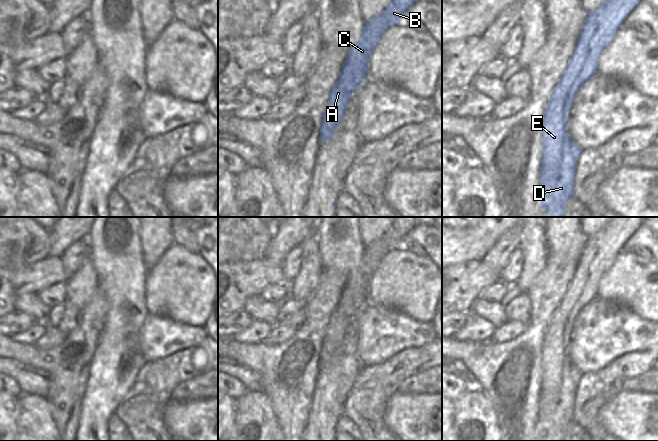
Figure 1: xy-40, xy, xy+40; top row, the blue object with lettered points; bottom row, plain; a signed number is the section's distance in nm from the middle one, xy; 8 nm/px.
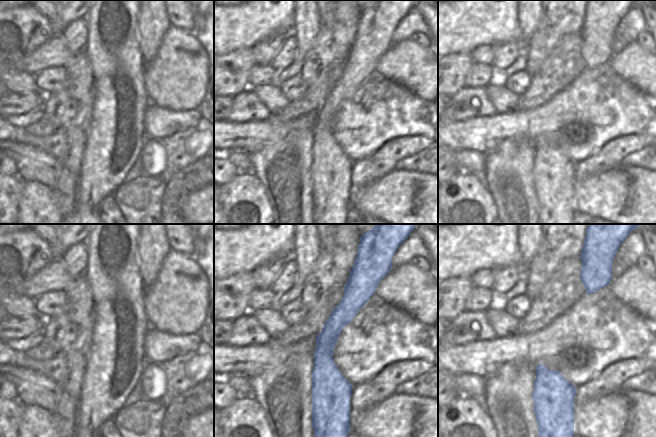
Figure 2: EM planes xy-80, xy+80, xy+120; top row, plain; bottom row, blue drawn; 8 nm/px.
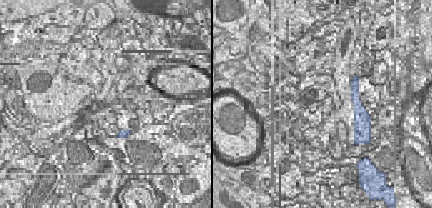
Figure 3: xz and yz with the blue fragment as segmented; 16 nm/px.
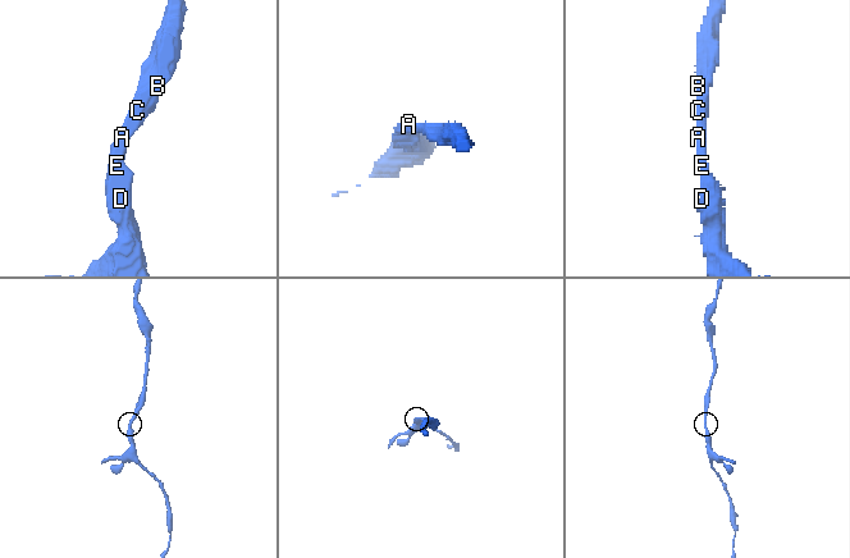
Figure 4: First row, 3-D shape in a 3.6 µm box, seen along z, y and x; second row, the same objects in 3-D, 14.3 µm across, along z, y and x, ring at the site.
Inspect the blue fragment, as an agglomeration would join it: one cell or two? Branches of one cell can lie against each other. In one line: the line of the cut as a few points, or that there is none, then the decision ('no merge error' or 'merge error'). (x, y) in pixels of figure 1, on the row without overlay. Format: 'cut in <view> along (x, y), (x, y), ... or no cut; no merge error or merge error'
no cut; no merge error

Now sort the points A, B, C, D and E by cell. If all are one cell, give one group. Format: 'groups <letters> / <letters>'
groups A B C D E

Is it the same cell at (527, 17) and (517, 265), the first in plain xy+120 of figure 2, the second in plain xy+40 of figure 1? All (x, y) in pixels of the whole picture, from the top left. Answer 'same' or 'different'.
different

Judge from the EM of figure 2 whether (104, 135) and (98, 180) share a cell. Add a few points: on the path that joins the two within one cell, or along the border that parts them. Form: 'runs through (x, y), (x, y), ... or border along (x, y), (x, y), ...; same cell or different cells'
runs through (104, 146), (103, 169); same cell

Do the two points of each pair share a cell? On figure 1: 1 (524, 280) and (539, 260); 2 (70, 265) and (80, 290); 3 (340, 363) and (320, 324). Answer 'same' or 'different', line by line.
1: same
2: different
3: different

